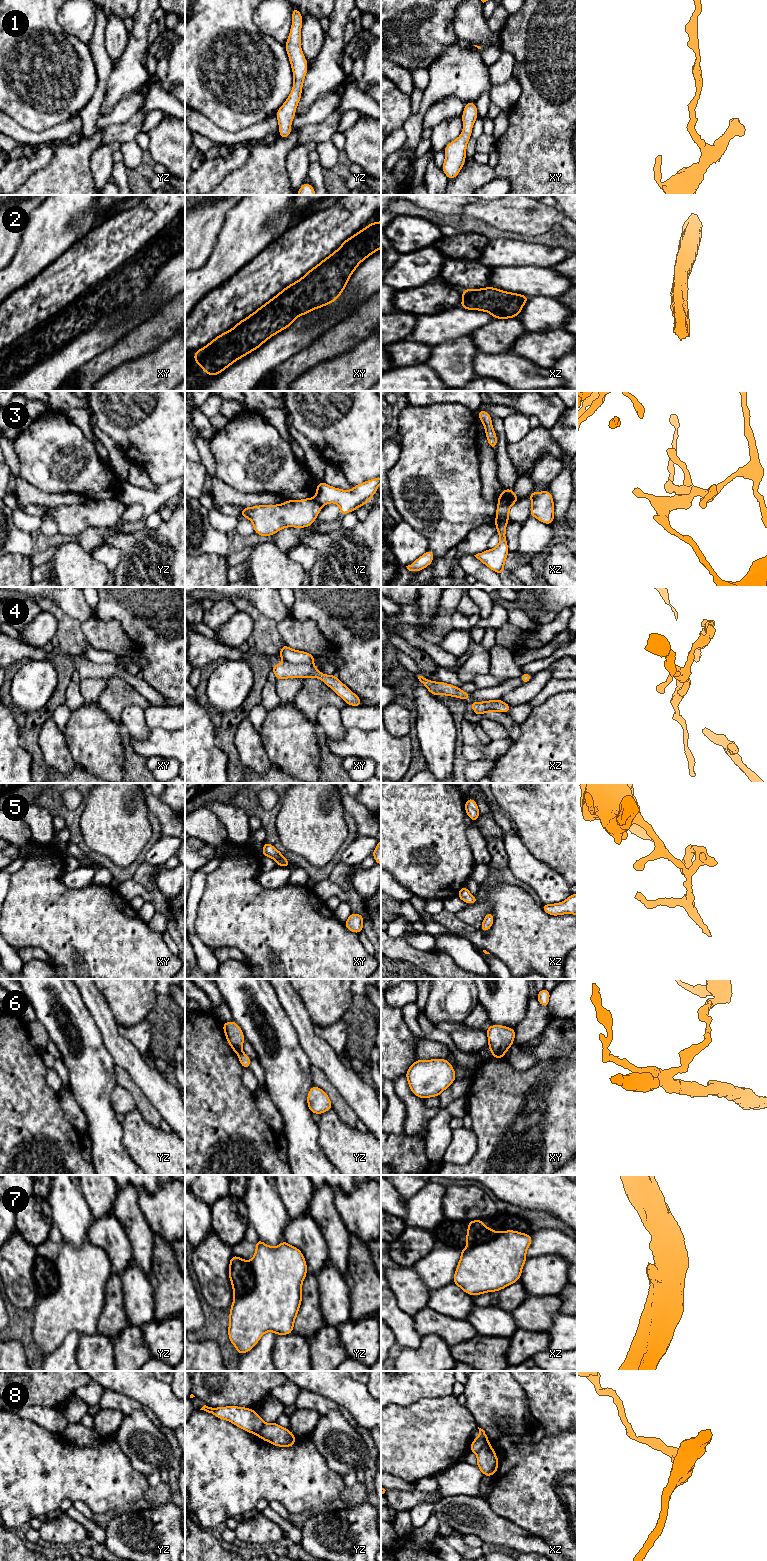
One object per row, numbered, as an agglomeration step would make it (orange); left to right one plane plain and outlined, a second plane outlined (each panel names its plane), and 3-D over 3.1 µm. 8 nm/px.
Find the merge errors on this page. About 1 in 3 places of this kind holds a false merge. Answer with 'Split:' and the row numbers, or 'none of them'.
Split: 3, 4, 6, 7, 8

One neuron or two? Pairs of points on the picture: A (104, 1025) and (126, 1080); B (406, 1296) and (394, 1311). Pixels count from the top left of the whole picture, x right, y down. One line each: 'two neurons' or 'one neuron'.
A: two neurons
B: two neurons

